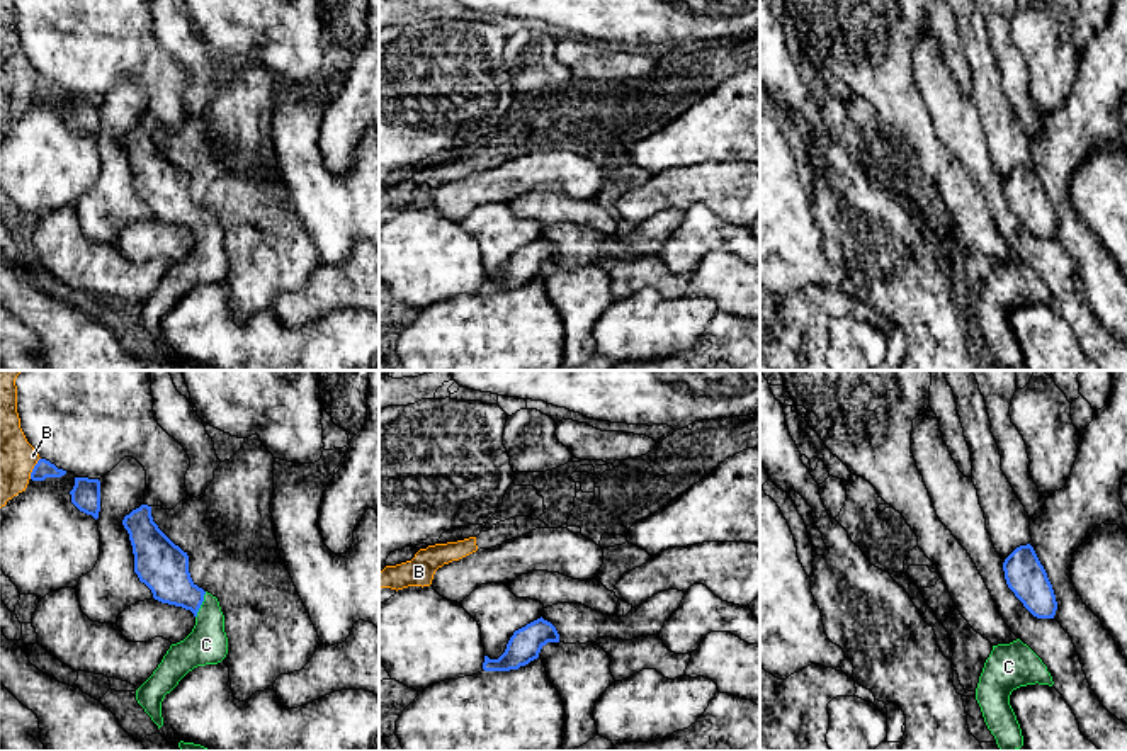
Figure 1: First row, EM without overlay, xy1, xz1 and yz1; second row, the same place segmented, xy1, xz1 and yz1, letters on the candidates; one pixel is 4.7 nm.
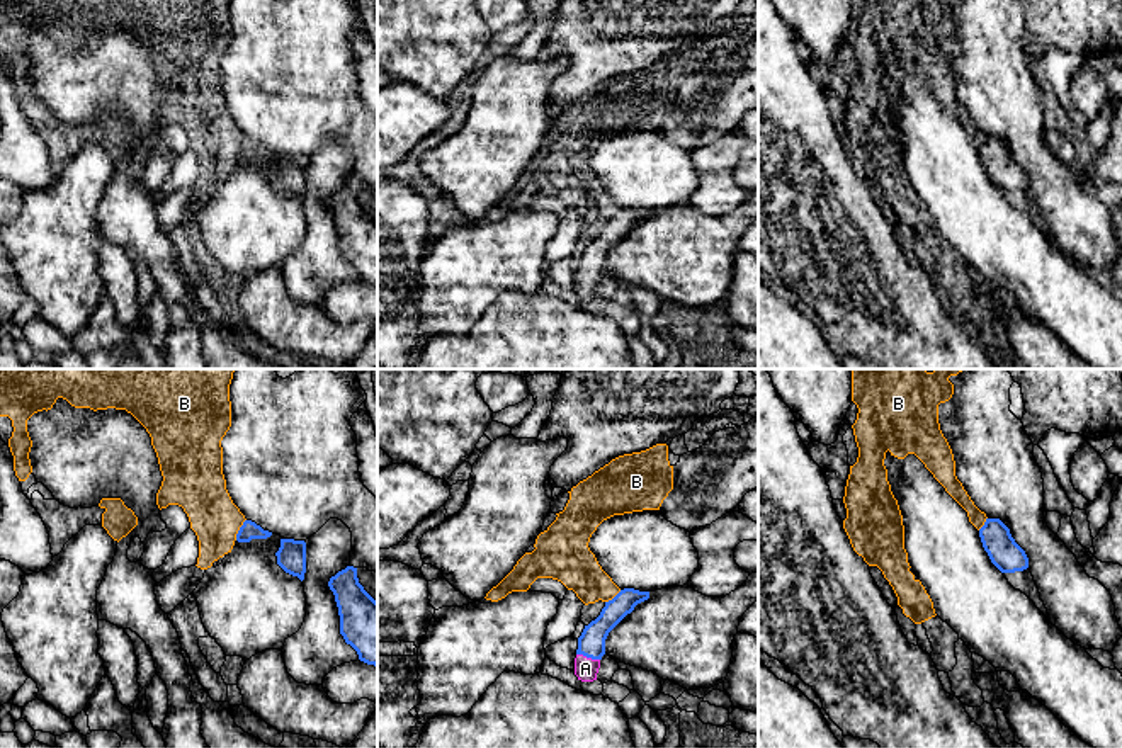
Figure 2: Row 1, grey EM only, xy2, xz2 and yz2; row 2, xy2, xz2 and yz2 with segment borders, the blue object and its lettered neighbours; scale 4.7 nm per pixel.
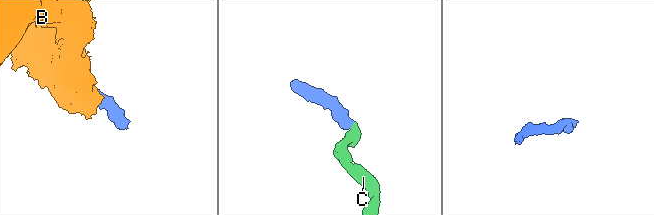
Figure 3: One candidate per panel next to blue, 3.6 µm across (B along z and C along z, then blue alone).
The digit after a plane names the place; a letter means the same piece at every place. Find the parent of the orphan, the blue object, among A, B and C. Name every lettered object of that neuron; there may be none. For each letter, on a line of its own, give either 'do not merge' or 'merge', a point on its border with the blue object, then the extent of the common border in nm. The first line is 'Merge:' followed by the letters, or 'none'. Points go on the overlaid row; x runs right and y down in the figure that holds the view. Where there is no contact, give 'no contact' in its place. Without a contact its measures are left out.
Merge: A, C
A: merge; contact xz2 (589, 657); length 120 nm
B: do not merge; contact xy1 (34, 468); length 120 nm
C: merge; contact xy1 (201, 604); length 140 nm

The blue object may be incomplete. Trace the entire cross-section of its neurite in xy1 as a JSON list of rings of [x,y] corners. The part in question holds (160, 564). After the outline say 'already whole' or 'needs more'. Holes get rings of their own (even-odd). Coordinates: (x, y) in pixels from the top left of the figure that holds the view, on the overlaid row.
[[[141,505],[139,508],[133,510],[124,517],[122,525],[129,534],[134,554],[134,573],[138,574],[139,581],[151,590],[155,600],[190,610],[195,617],[192,632],[184,641],[170,646],[153,675],[136,690],[138,703],[160,729],[163,726],[161,702],[165,695],[170,693],[194,668],[218,664],[226,658],[228,637],[224,632],[224,615],[218,598],[192,581],[187,552],[175,545],[158,528],[151,517],[151,506]]] | needs more

